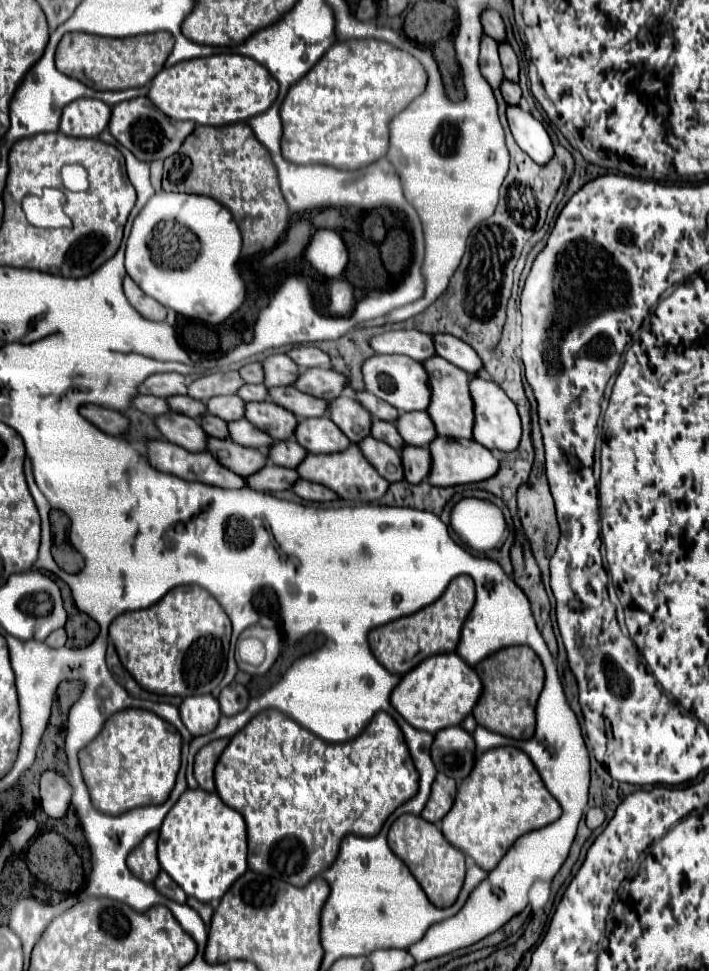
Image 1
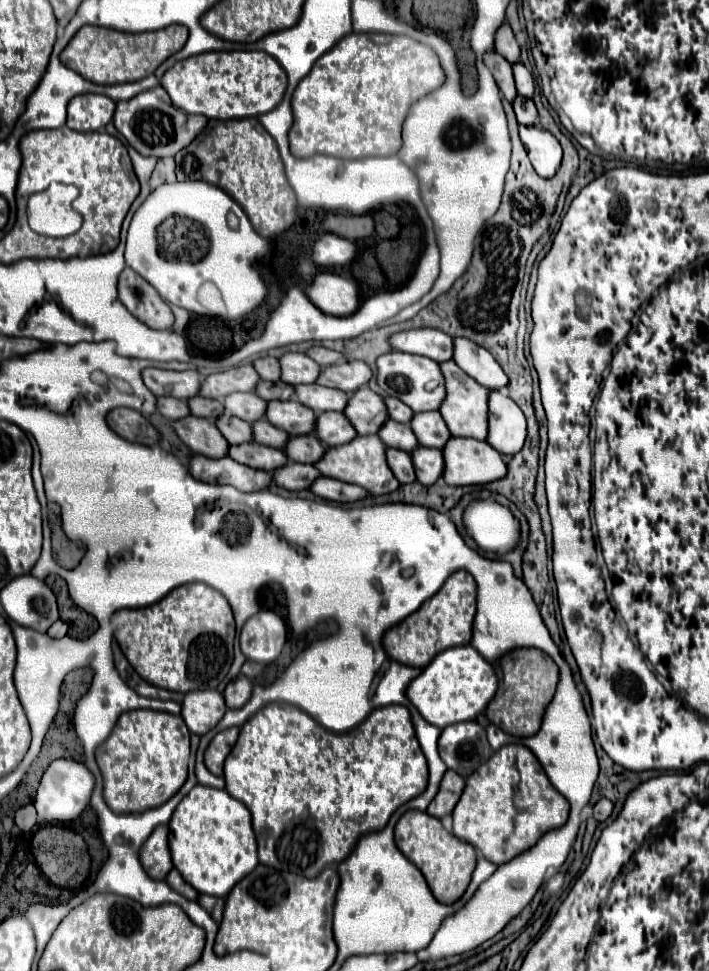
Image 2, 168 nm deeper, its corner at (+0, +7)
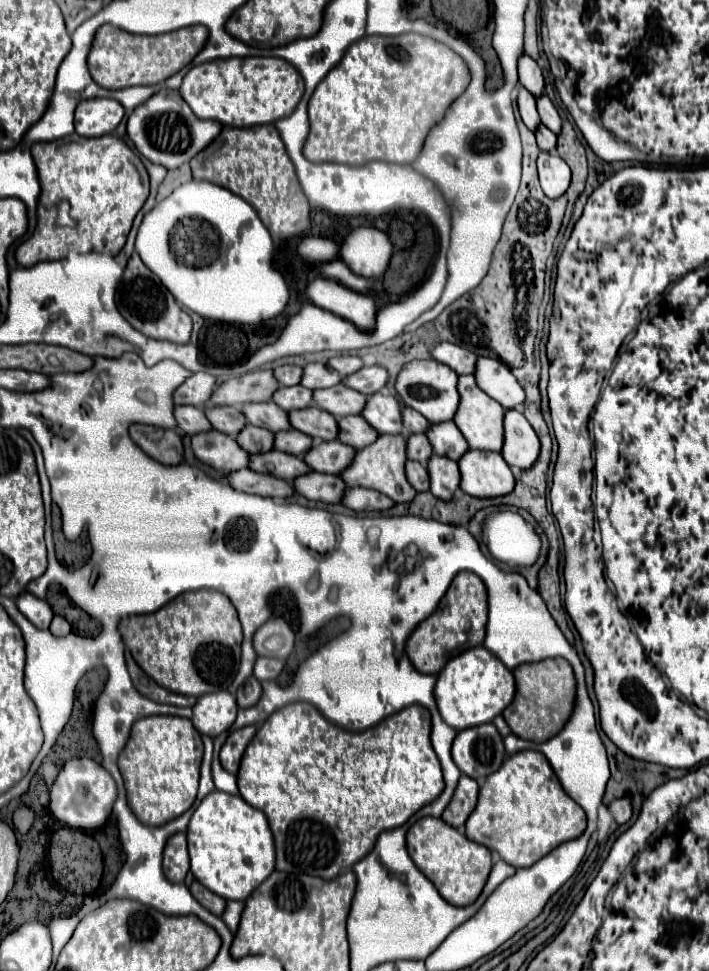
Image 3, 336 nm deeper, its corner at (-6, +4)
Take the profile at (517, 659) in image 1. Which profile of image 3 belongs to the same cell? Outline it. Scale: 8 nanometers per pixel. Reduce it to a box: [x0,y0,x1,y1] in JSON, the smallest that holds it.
[502,657,576,743]

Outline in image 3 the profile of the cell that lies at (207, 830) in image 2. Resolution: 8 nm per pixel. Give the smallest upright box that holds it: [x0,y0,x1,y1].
[188,791,276,901]

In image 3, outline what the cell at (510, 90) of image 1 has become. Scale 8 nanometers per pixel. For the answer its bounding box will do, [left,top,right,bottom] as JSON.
[536,125,558,151]

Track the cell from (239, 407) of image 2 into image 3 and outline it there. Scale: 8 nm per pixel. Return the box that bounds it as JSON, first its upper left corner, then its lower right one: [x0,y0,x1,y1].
[242,401,292,433]

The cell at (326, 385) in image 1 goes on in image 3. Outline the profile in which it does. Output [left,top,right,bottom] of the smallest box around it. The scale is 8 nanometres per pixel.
[344,367,388,395]

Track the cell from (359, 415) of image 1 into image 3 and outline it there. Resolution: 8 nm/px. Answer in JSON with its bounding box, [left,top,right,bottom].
[362,393,402,435]

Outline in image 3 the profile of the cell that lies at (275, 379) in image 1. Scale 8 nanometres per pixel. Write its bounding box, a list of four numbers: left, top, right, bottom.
[302,363,342,389]

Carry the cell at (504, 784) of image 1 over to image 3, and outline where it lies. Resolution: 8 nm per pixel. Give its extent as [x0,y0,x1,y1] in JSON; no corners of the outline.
[466,751,586,867]

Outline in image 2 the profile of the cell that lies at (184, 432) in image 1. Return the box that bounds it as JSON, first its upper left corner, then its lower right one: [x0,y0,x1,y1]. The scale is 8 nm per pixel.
[172,414,228,458]

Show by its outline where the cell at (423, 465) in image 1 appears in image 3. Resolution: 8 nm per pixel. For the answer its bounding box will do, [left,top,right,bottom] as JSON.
[428,455,460,501]

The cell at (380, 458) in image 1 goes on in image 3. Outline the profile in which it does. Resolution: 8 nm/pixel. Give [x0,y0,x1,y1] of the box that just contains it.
[406,461,430,493]

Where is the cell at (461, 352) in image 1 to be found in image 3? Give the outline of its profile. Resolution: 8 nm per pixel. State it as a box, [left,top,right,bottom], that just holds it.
[476,357,526,409]

